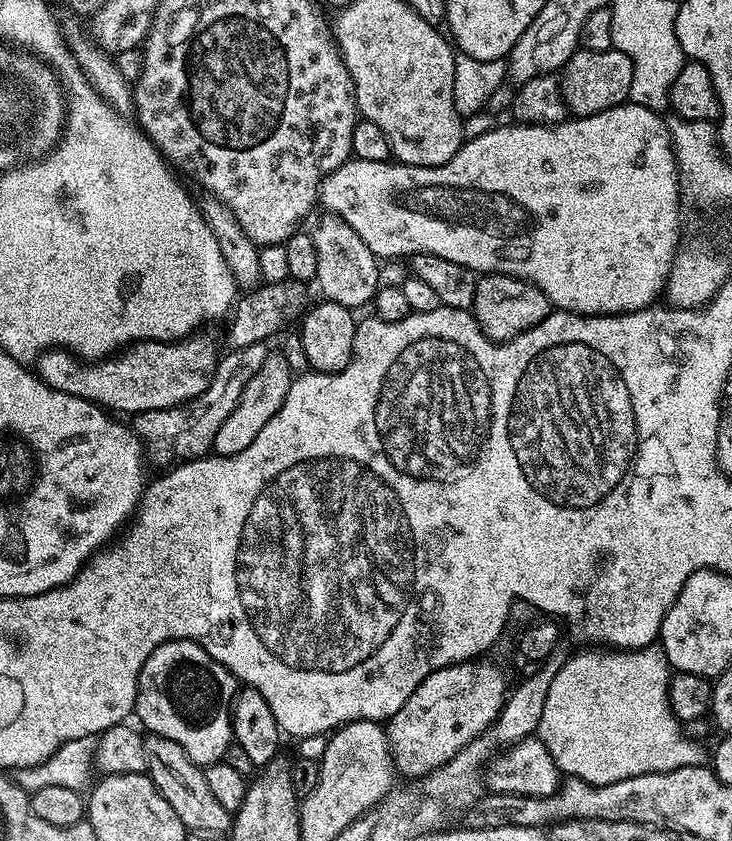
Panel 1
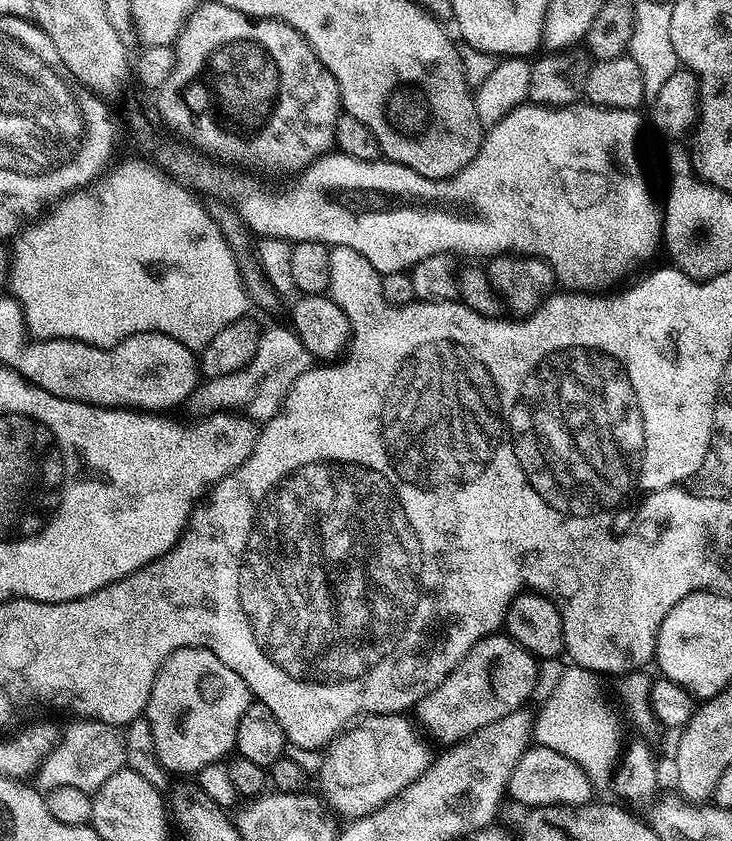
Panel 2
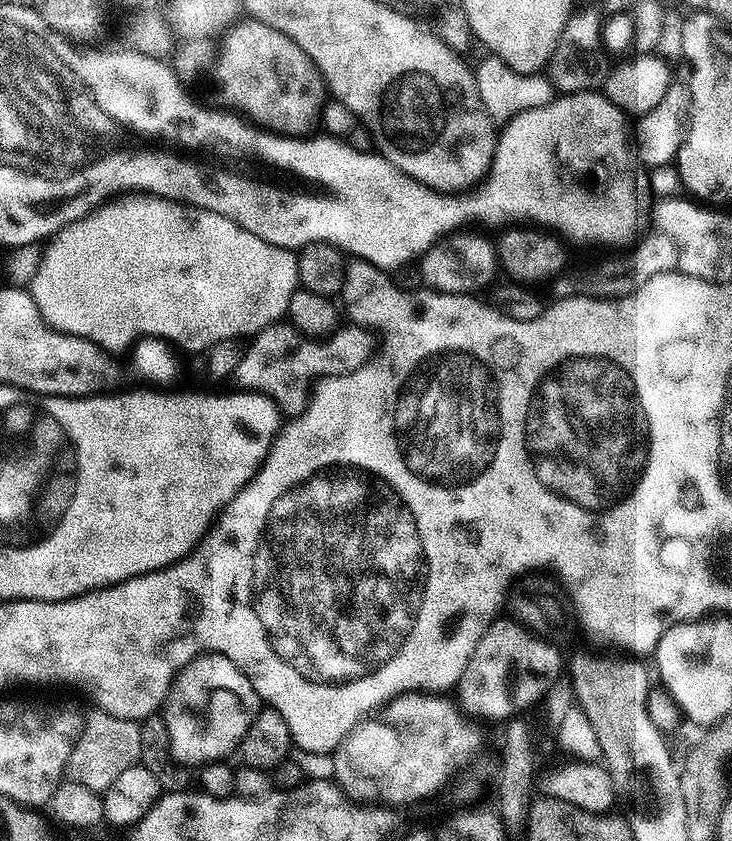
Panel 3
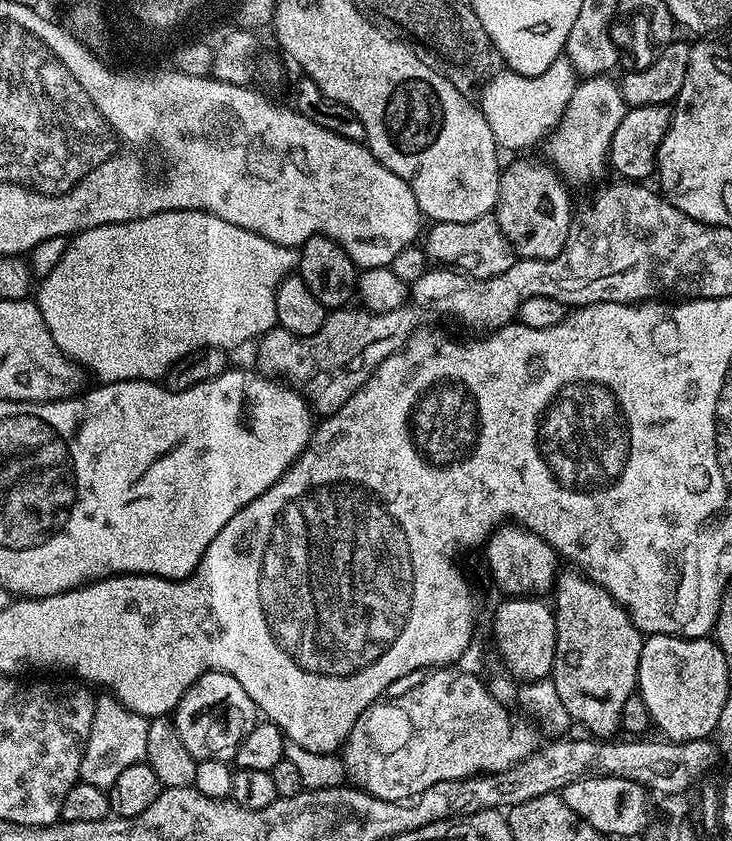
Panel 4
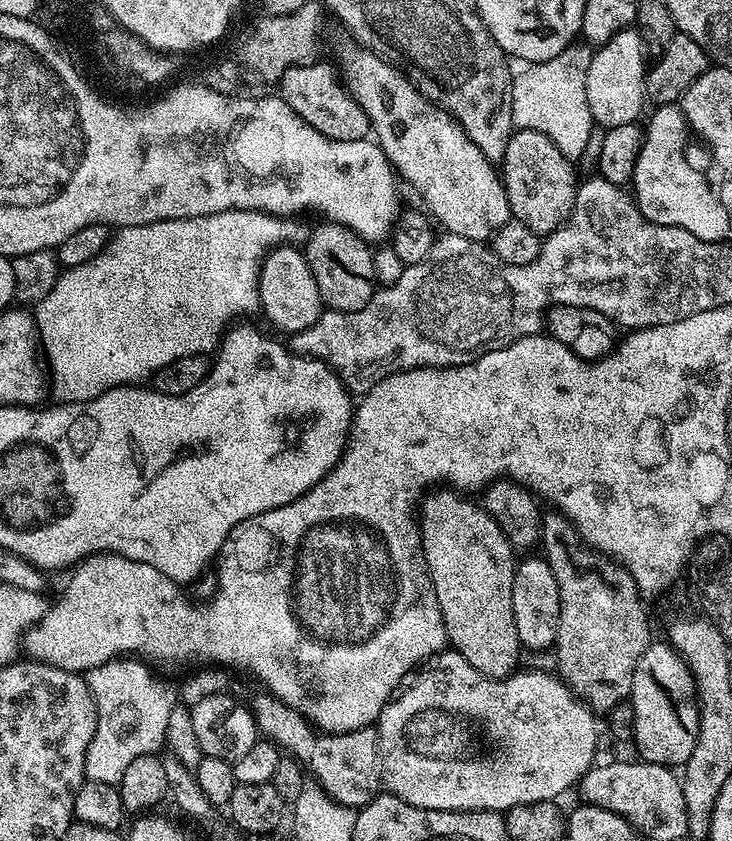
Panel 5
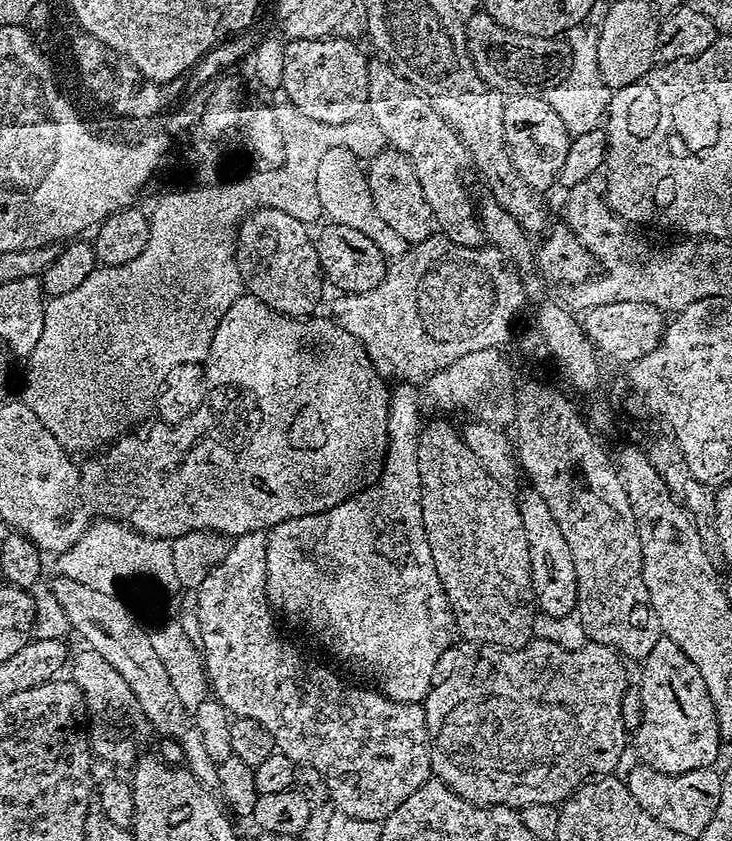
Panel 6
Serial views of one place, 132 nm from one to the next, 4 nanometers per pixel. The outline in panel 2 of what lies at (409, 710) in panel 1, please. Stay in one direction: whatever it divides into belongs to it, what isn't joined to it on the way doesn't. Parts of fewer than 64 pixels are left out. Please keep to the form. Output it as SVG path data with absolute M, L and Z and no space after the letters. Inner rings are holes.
M493 634L482 638L458 662L458 666L430 694L421 698L414 709L419 727L429 732L440 746L451 746L470 734L506 718L514 710L525 707L536 688L538 661L507 634Z

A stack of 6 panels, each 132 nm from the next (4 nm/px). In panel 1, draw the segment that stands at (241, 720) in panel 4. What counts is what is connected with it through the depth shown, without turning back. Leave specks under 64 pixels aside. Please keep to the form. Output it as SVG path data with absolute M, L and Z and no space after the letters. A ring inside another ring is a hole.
M167 640L165 644L160 644L156 647L154 654L150 654L150 658L146 658L146 662L142 666L140 677L138 678L138 686L136 687L136 707L134 709L134 716L135 719L138 718L141 720L139 723L143 725L145 729L148 727L147 731L151 733L151 735L170 738L170 742L178 742L178 746L182 746L182 750L186 750L188 757L196 764L201 766L219 764L223 761L226 750L234 742L232 739L232 713L230 709L234 703L234 697L237 691L238 681L236 677L233 676L227 668L223 668L199 642L194 640Z

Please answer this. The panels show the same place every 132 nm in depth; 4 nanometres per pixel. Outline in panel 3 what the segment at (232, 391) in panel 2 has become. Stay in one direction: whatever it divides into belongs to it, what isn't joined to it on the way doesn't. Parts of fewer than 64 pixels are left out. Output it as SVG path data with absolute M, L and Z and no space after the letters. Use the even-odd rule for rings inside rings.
M277 322L269 328L264 328L251 337L249 348L243 349L240 361L236 367L234 377L235 387L245 392L255 392L267 396L285 417L299 416L306 403L306 388L303 384L311 385L313 382L325 376L344 376L347 372L353 372L363 366L365 361L371 359L374 354L374 338L367 329L359 326L337 327L336 331L327 338L309 338L296 331L288 322Z

